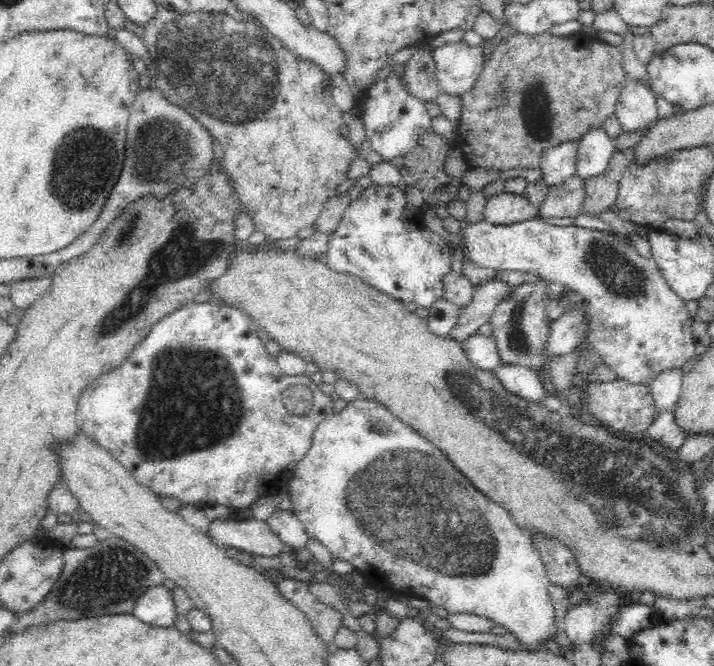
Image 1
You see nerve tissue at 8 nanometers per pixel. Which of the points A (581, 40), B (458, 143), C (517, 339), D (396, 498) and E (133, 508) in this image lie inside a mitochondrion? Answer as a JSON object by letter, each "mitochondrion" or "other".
{"A":"other","B":"other","C":"mitochondrion","D":"mitochondrion","E":"other"}

